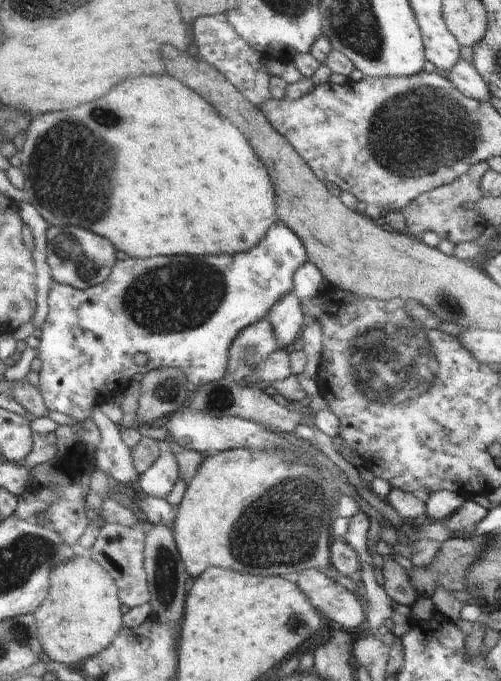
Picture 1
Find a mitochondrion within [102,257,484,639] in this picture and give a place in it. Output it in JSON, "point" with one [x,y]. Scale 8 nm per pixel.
{"point":[384,362]}

